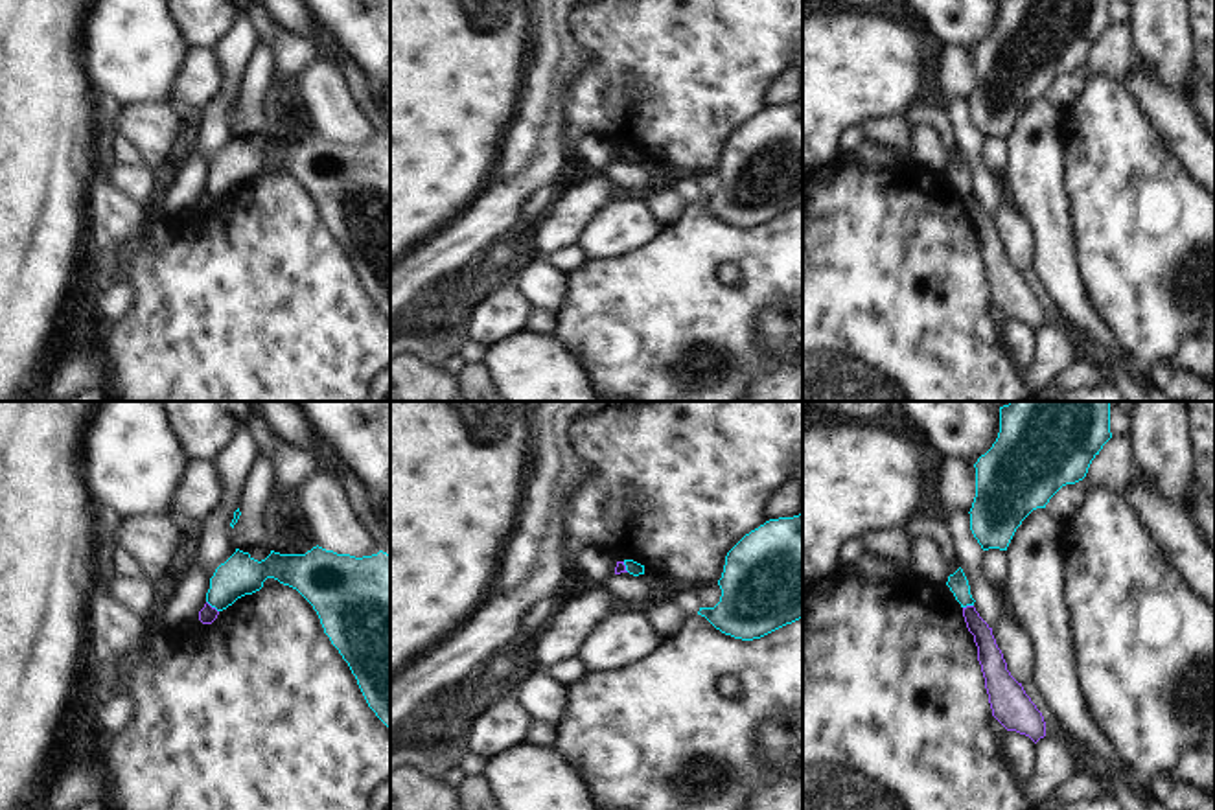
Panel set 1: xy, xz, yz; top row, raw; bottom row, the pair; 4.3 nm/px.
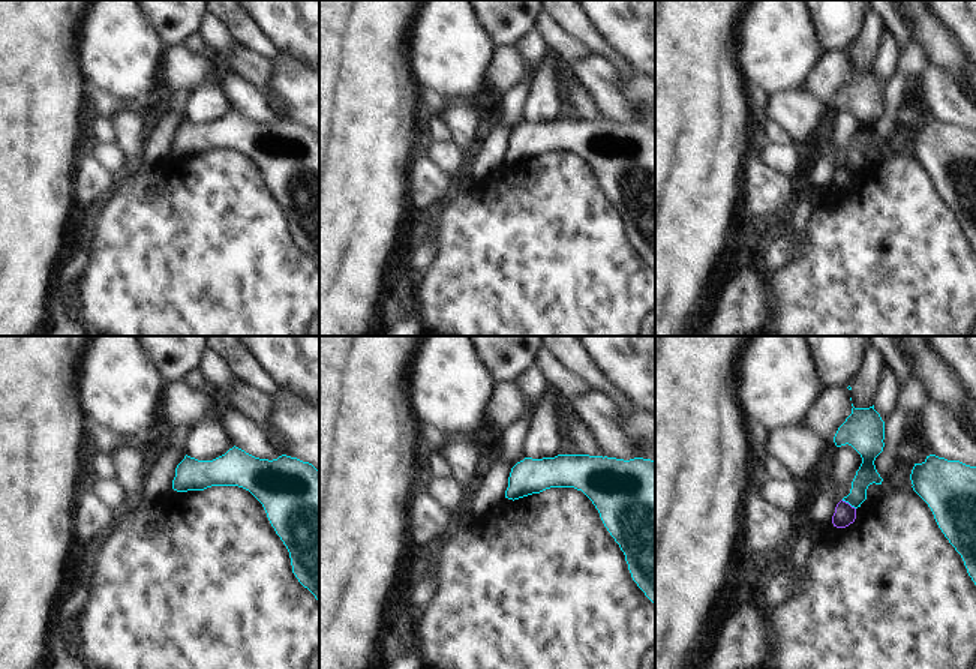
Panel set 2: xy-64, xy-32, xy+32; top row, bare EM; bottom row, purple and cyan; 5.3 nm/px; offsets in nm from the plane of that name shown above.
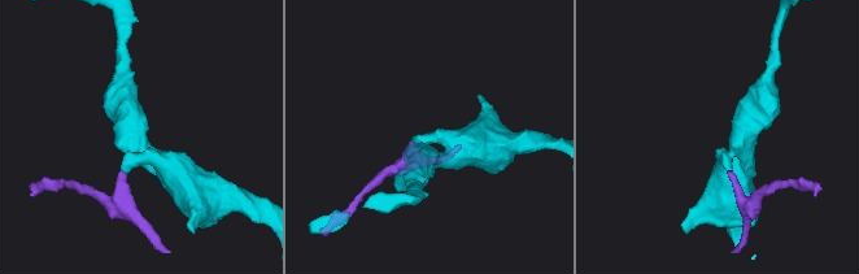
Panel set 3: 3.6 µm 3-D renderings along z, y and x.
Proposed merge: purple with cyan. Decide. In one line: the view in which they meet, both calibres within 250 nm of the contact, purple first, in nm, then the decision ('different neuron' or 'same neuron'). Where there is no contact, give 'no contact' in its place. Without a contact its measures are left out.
xy | 80/180 nm | different neuron

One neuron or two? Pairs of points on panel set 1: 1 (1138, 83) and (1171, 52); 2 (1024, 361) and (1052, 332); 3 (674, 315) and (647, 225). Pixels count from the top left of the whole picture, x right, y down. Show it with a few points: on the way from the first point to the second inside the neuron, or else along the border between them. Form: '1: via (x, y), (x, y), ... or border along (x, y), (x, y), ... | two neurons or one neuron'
1: border along (1136, 69), (1142, 76), (1180, 100) | two neurons
2: border along (1037, 332), (1035, 359), (1024, 370) | two neurons
3: border along (667, 227), (648, 243), (612, 256) | two neurons

